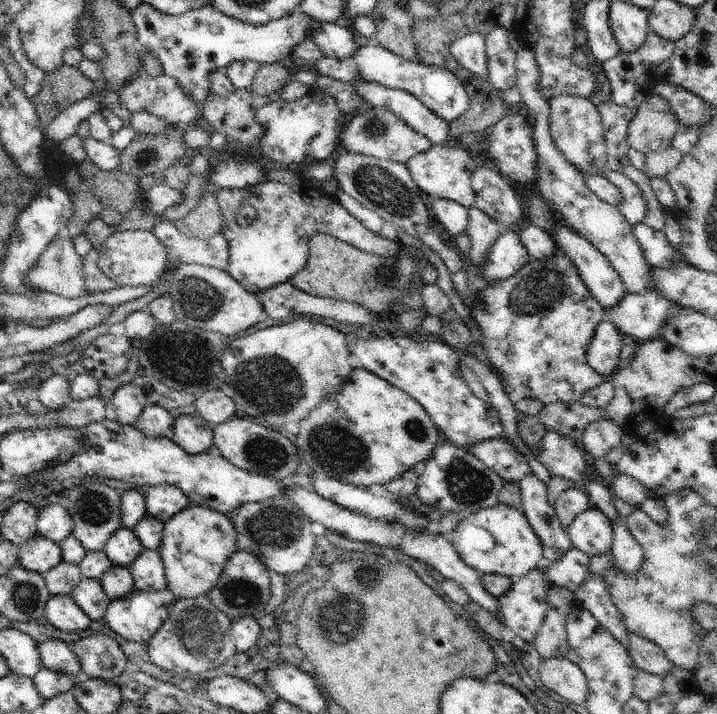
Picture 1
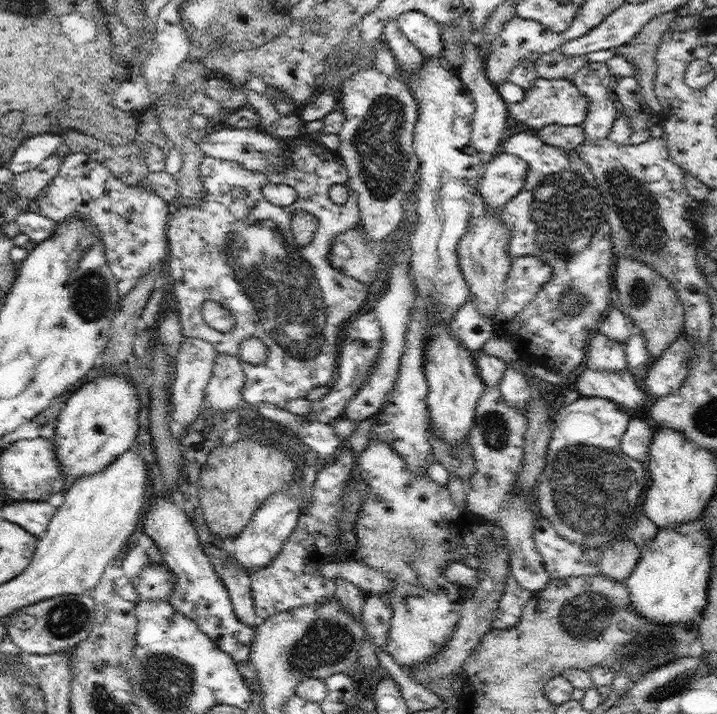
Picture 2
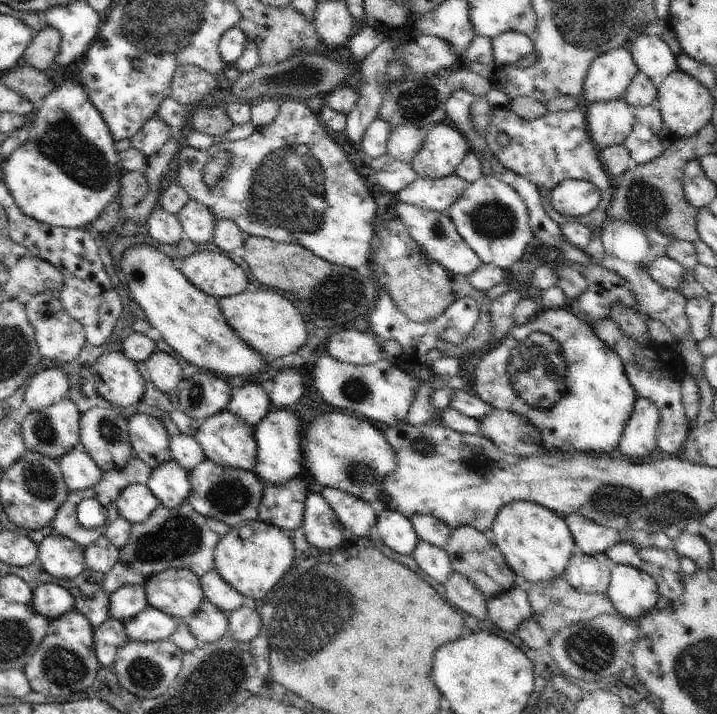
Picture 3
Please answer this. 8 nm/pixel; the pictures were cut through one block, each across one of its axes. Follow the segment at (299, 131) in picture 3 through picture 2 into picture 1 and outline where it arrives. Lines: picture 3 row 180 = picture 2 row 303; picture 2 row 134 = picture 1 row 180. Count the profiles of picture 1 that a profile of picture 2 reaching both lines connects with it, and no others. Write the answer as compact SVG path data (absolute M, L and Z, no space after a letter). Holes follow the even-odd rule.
M300 178L298 182L291 183L272 180L245 189L221 189L216 195L224 217L221 232L227 238L229 244L229 265L226 271L242 284L246 290L254 294L284 284L293 276L296 276L307 265L309 240L316 233L334 235L337 239L373 255L396 256L400 250L399 243L368 229L361 221L358 221L356 217L350 214L334 195L328 194L319 183L312 180ZM242 204L252 205L257 212L256 219L250 225L244 227L236 221L236 212L238 212L238 208Z

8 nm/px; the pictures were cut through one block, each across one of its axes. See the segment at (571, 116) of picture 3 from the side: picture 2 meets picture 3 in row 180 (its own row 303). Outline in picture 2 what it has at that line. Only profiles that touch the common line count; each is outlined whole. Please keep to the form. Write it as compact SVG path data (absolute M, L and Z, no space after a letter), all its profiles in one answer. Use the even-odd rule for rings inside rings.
M532 130L511 134L501 143L500 152L522 157L529 166L525 186L499 212L499 219L507 224L512 233L507 248L509 254L512 257L540 257L552 267L552 277L522 313L496 326L495 335L514 344L520 358L524 360L528 358L527 362L530 364L544 366L558 374L577 372L585 363L586 350L592 334L599 330L601 321L612 306L610 299L610 291L614 289L612 266L618 258L612 250L607 200L599 190L598 181L588 163L582 160L576 150L564 151L562 148L546 145ZM568 290L582 295L586 300L586 305L582 305L578 313L570 314L562 311L562 300Z

